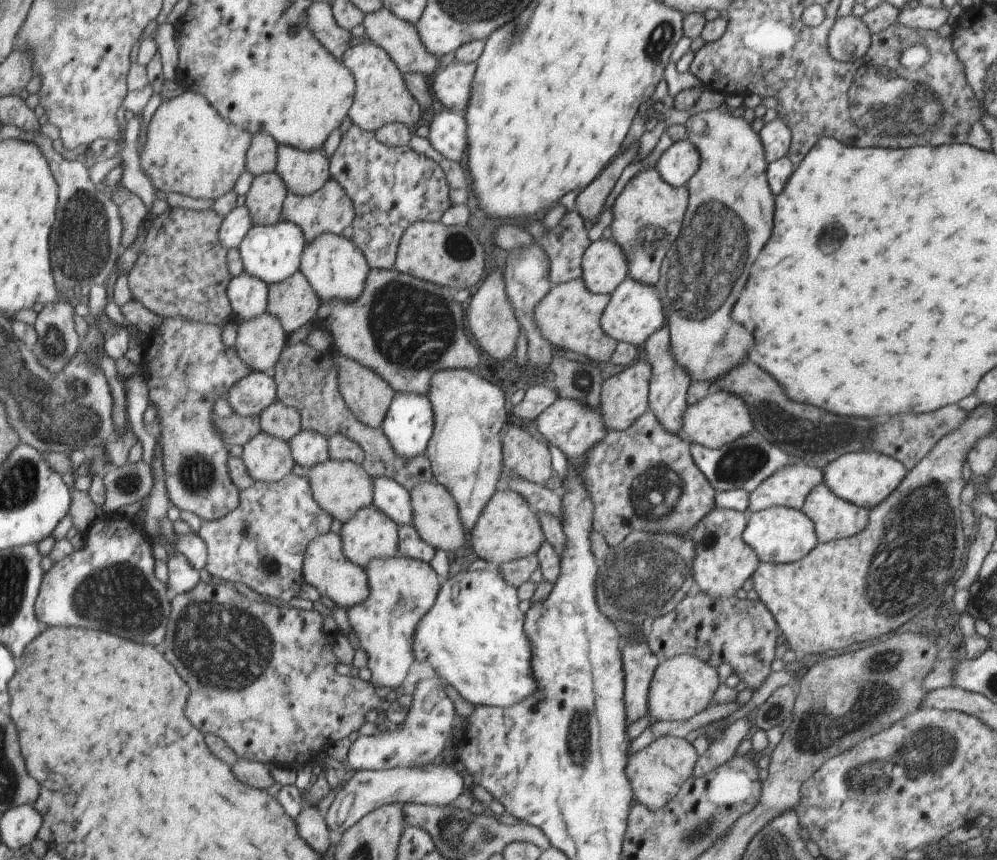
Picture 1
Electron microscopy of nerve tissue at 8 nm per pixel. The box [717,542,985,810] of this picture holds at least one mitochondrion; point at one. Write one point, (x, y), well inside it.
(877, 701)

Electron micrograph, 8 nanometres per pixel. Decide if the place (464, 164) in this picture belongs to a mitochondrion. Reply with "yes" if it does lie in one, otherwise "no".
no

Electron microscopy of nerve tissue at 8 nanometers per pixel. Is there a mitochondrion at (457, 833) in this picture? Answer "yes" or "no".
yes

